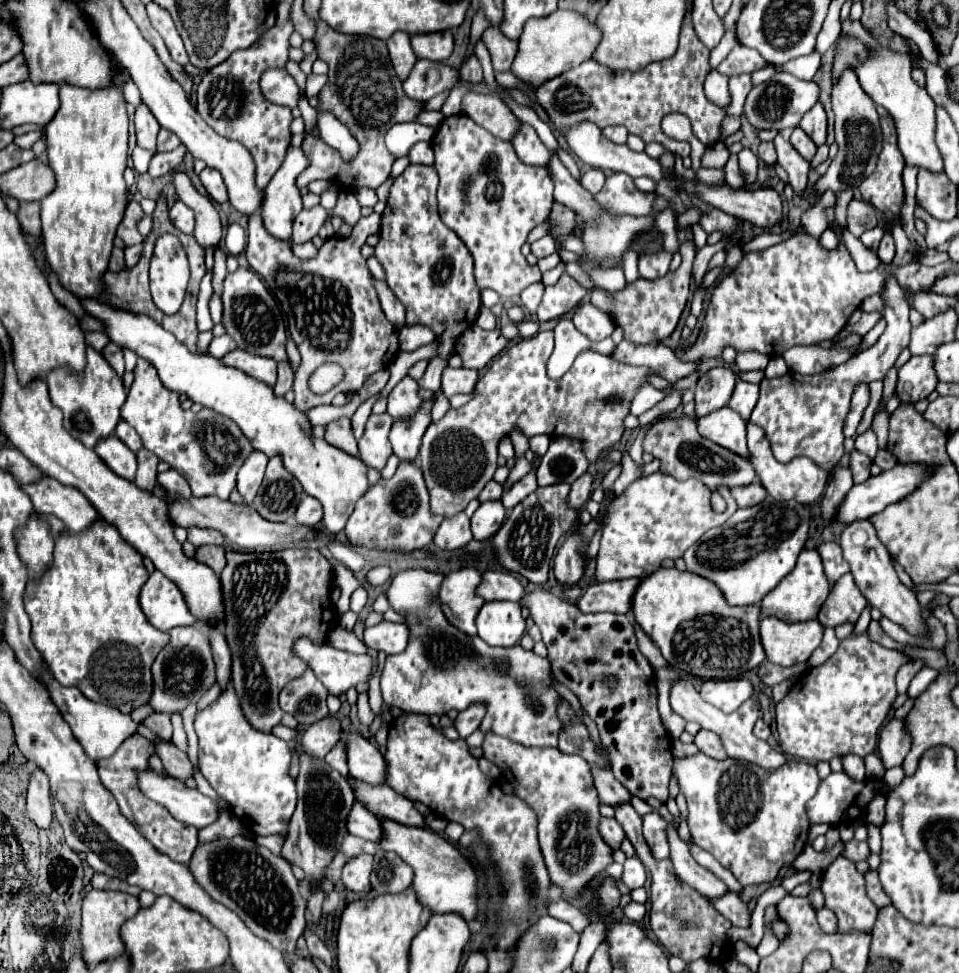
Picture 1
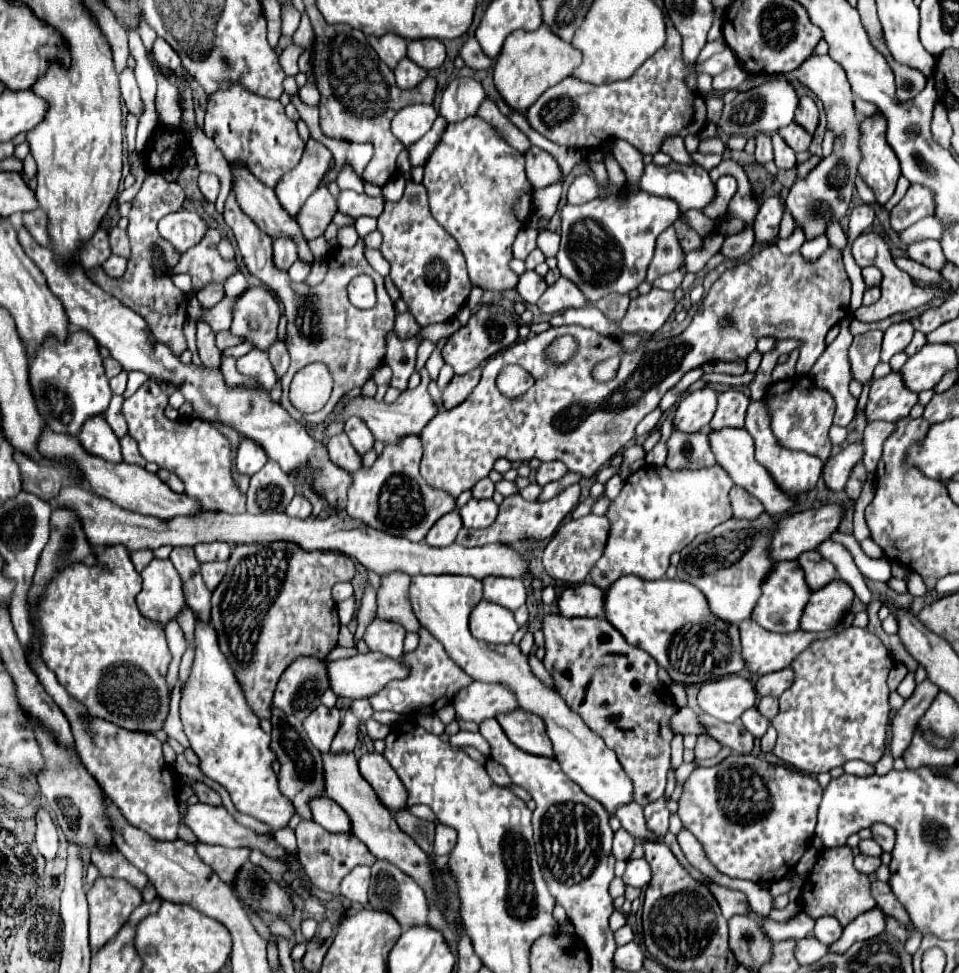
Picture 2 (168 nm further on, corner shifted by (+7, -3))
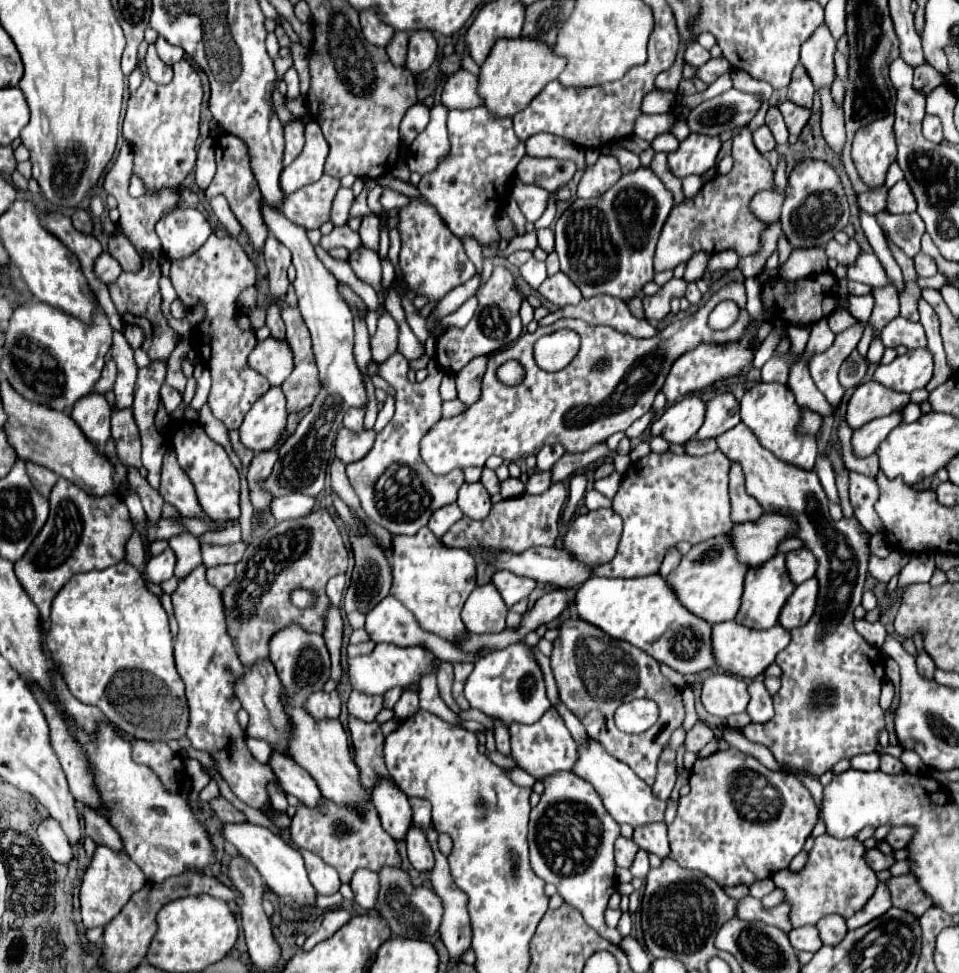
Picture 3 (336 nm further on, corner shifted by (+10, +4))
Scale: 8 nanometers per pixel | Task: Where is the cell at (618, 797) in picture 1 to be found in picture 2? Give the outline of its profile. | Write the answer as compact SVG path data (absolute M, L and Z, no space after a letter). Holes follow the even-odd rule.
M636 802L624 804L622 808L618 808L618 812L614 812L614 816L622 822L622 828L628 830L636 840L654 840L654 836L648 832L646 828L646 820L642 814L642 806Z

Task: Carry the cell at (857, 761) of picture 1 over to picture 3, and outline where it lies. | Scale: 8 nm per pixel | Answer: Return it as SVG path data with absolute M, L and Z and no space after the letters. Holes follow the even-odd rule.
M867 753L867 755L857 755L851 759L853 769L861 769L861 771L877 771L879 769L879 755L877 753Z

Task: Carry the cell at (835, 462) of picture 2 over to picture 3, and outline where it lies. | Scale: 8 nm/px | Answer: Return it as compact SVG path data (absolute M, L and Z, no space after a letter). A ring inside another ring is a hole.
M895 411L887 417L879 417L863 425L853 433L853 449L859 457L867 457L875 453L877 445L887 437L891 429L895 429L901 423L901 411Z

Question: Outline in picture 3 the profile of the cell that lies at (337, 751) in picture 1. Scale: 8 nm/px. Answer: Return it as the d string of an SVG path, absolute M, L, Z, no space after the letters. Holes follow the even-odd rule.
M351 693L347 709L351 715L359 717L361 721L373 721L377 713L383 709L383 697L371 697L367 693Z

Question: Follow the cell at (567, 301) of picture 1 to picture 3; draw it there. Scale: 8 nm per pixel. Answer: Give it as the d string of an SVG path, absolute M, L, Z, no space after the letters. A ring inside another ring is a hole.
M563 273L547 277L537 291L539 291L541 297L549 299L551 303L555 303L559 307L577 305L583 299L583 295L579 293L579 287L567 275L563 275Z

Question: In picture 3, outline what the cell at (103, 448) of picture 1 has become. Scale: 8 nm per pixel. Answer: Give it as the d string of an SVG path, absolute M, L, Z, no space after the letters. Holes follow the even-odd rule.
M91 393L91 397L77 401L75 409L71 409L71 417L91 443L95 445L107 443L111 435L111 429L109 429L111 407L101 393Z

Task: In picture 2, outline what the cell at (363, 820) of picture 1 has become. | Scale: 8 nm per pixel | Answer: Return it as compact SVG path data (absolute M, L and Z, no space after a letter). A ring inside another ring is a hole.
M322 796L322 798L314 798L310 802L312 808L312 816L314 822L318 822L322 828L326 828L328 832L340 834L340 832L350 832L350 818L346 816L346 812L334 804L334 800Z

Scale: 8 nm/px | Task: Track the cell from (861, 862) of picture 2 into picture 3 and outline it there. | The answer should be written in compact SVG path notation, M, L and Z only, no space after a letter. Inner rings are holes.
M869 849L867 855L865 855L865 859L867 859L867 863L871 865L873 871L889 869L889 867L895 863L895 859L893 859L891 855L883 855L879 849Z

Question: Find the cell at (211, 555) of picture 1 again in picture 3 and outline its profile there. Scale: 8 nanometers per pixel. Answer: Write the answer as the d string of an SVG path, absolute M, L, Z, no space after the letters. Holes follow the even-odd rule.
M219 565L213 569L207 569L207 581L217 587L217 589L225 589L231 581L235 579L235 567L233 565Z

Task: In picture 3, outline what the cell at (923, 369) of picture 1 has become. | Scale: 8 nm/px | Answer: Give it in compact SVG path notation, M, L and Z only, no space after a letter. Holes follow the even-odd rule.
M867 381L855 389L847 403L847 423L851 429L859 429L871 419L891 415L895 409L903 409L909 403L907 393L897 393L879 385L877 381Z

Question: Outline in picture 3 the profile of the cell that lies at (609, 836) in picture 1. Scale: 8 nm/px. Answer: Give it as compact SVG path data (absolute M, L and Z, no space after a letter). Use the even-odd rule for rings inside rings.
M619 837L617 843L615 843L615 861L617 861L617 865L629 869L637 851L639 851L639 847L631 839Z

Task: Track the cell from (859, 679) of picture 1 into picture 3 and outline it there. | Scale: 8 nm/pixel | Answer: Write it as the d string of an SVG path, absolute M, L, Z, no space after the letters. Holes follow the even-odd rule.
M743 423L719 435L717 445L719 451L725 453L731 461L739 461L743 465L747 493L761 503L765 513L783 513L797 521L797 531L793 531L791 537L801 539L803 547L815 555L815 577L819 581L819 597L811 621L803 627L795 627L789 631L791 641L775 659L775 663L781 667L781 689L773 697L775 717L763 725L743 727L739 731L749 741L765 745L781 765L797 769L801 773L809 773L813 777L821 777L823 773L831 771L833 765L841 759L851 759L861 753L873 753L877 743L877 731L885 727L883 709L879 707L885 665L881 665L881 653L871 647L853 627L853 611L857 605L861 605L863 583L867 577L871 533L867 533L859 523L835 523L829 515L827 495L815 471L799 469L771 455L771 451L761 447L757 437Z

